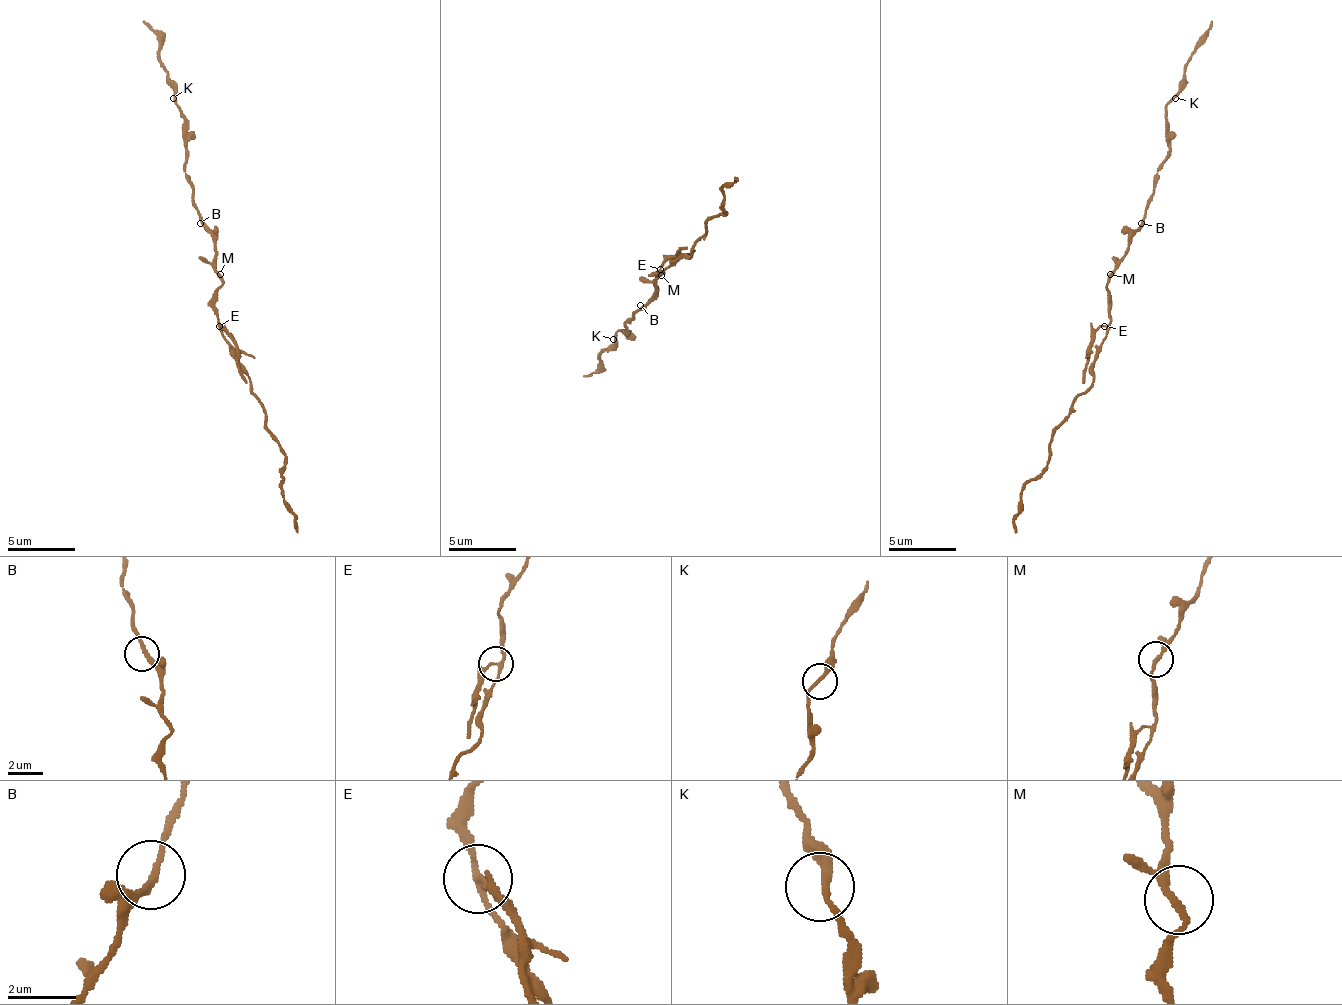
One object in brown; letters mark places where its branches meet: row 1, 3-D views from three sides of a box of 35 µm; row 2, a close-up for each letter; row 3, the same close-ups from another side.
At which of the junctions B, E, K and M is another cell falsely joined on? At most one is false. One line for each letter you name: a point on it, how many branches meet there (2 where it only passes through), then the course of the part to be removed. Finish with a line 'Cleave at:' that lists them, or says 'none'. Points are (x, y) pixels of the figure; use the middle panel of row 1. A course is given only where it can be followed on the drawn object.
E: Place: (660, 269). Branches: 4. Course of the part to remove: (661, 268), (677, 251), (688, 248)
Cleave at: E

